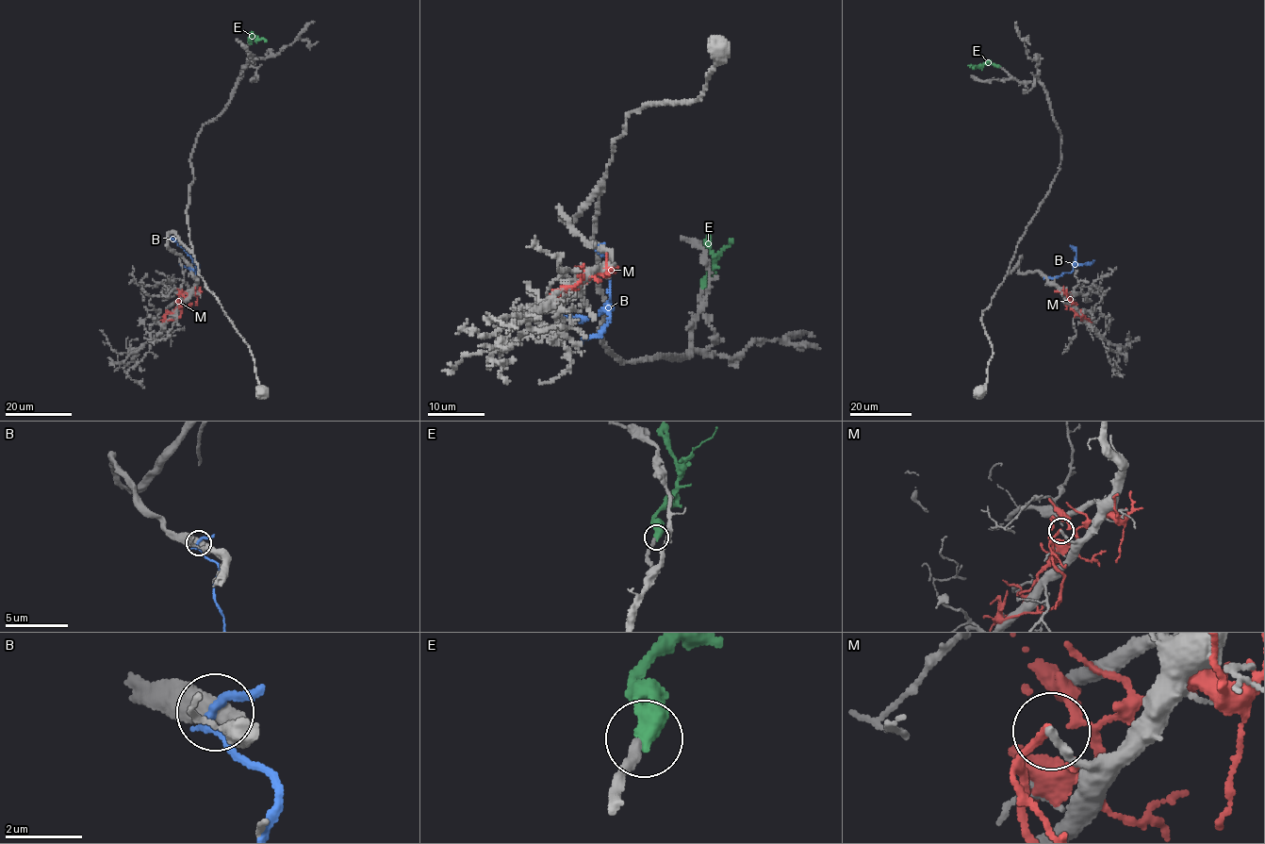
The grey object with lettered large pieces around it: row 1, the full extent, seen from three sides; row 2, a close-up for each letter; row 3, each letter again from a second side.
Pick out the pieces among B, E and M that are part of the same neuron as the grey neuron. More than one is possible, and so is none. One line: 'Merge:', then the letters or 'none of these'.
Merge: E

